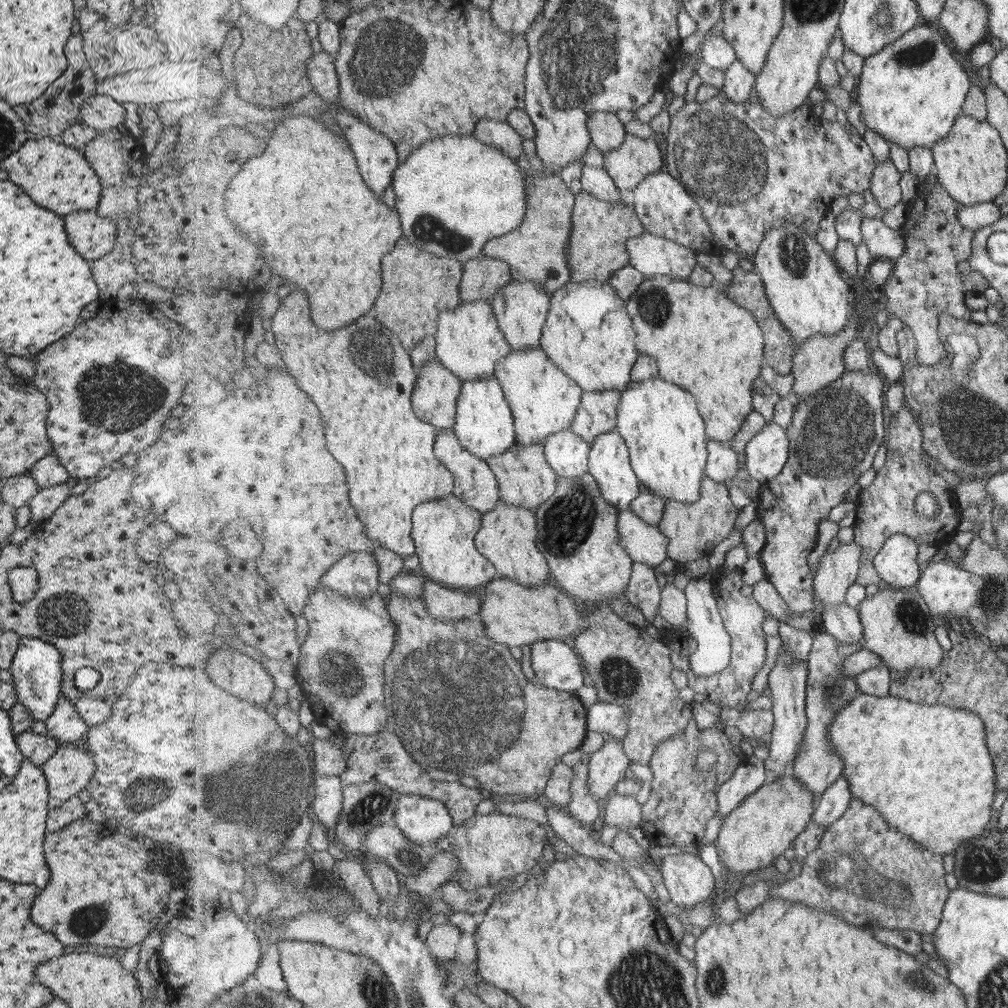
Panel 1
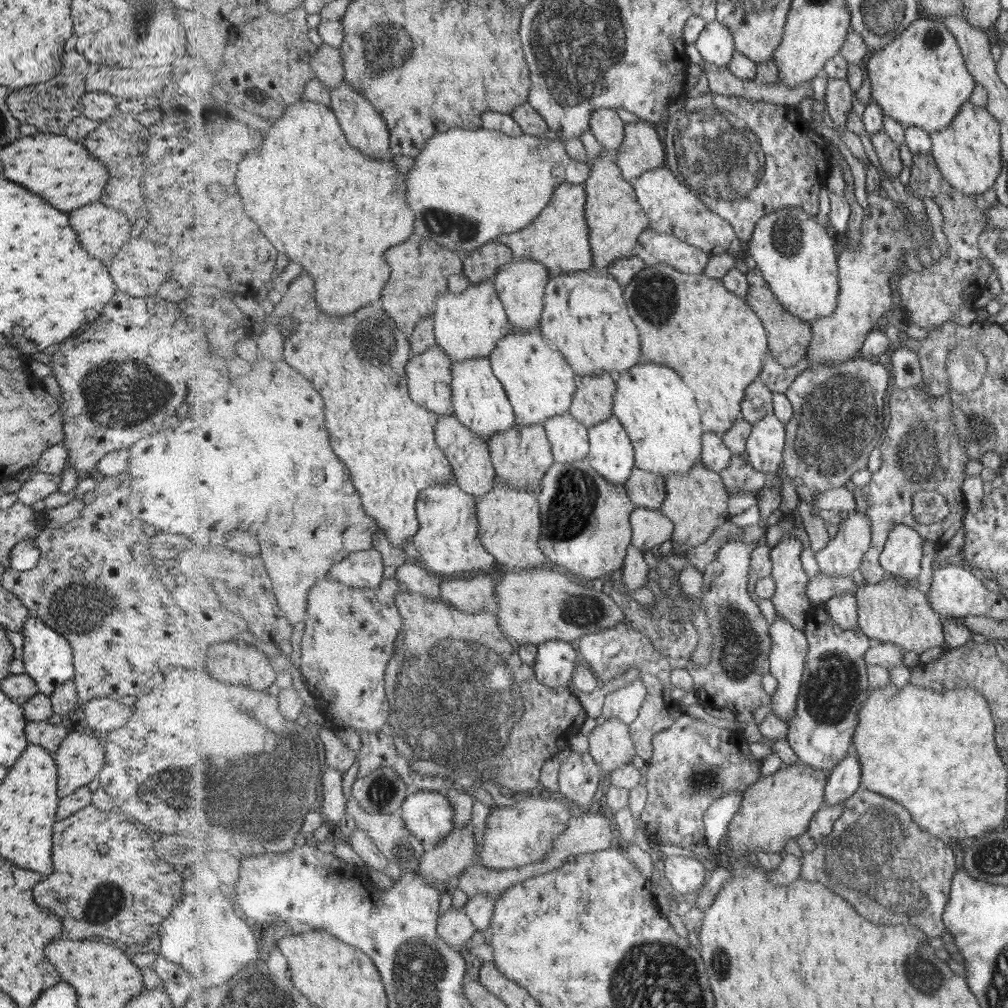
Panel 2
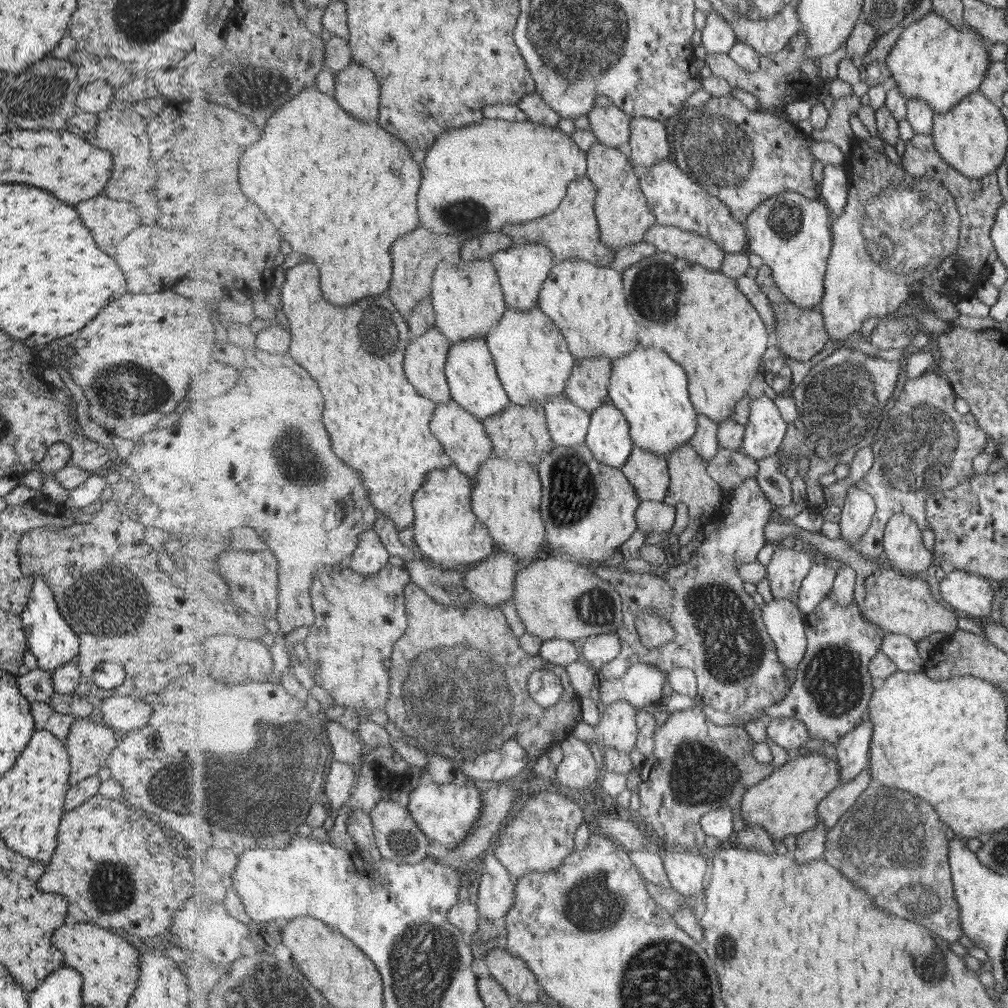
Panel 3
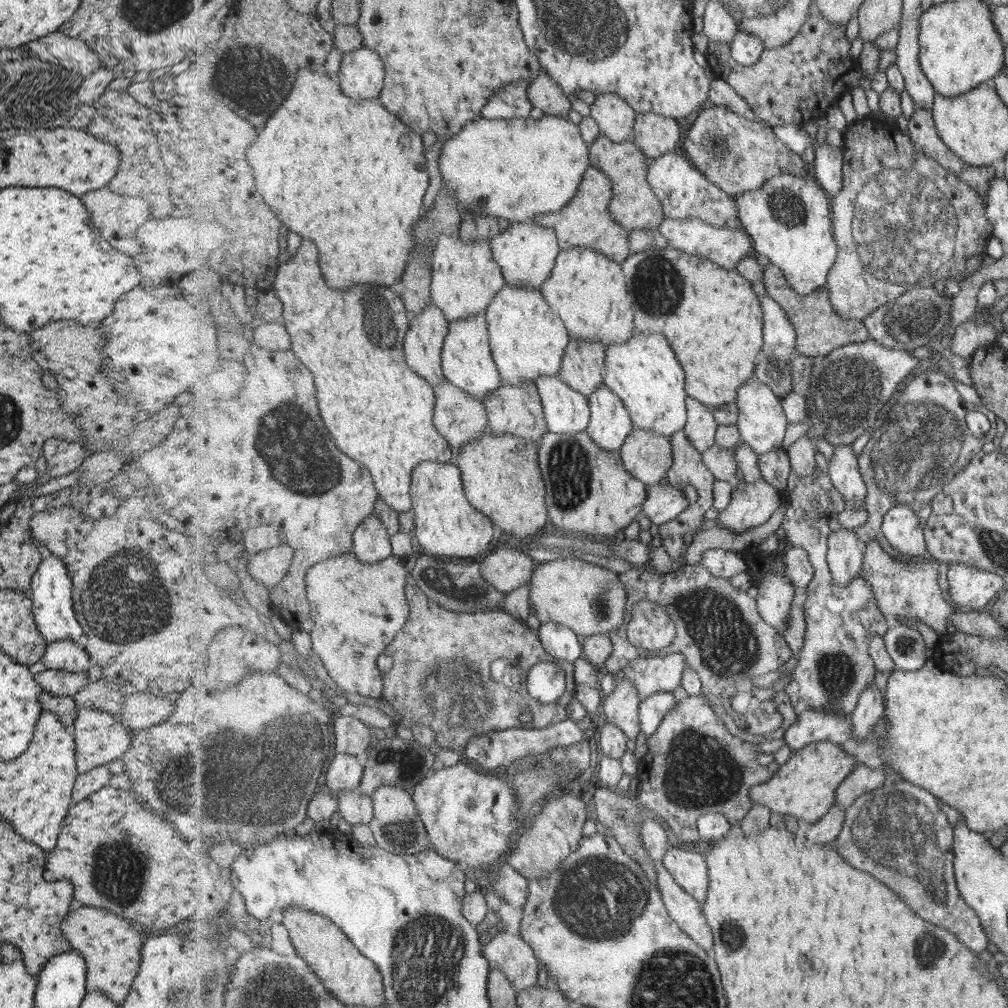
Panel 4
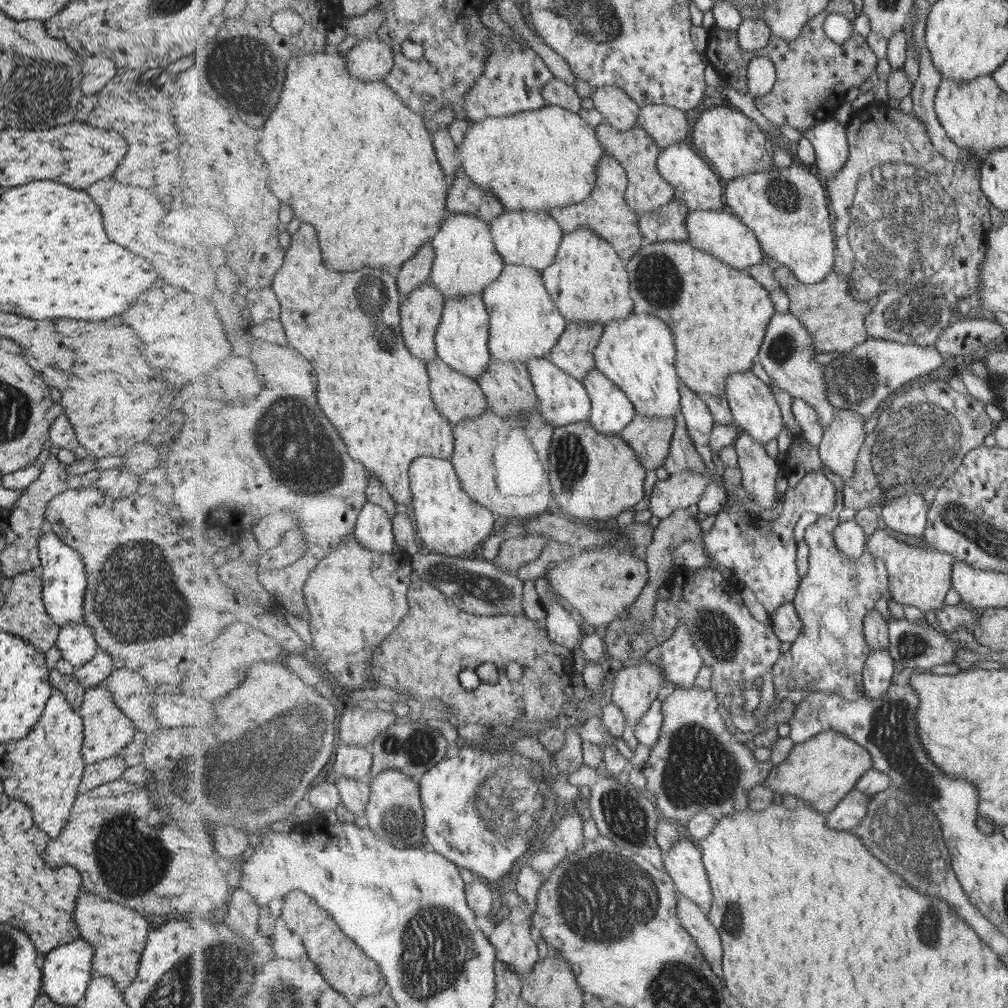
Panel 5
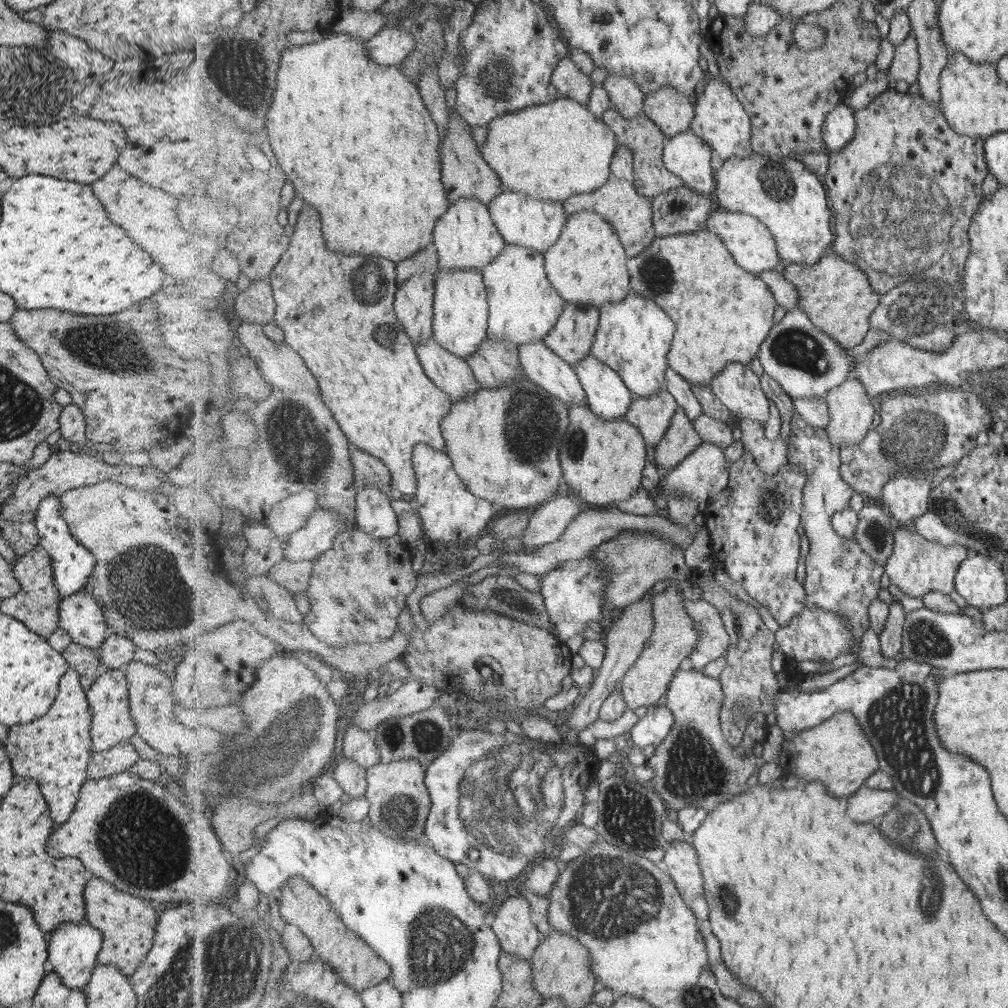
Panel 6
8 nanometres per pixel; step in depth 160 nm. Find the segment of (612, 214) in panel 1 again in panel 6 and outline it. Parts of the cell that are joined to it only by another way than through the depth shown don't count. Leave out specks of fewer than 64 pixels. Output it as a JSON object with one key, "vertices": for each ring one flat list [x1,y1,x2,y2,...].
{"vertices":[[613,106,605,112,603,120,616,132,619,145,627,146,629,150,633,150,637,192,654,199,658,194,663,194,667,190,685,186,683,178,669,172,665,162,663,162,667,136,652,118,643,113,628,119,621,114,619,109]]}

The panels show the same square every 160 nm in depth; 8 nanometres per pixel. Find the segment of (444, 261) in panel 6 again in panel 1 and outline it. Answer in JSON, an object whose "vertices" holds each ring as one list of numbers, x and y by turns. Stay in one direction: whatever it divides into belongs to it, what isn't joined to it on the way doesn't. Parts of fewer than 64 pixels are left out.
{"vertices":[[491,300,461,302,456,309,444,310,439,317,436,337,436,356,463,382,495,377,497,365,512,351,501,330]]}

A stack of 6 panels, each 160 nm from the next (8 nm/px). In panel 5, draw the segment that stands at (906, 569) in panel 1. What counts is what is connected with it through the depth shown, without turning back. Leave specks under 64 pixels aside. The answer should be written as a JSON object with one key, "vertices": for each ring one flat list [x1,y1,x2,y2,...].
{"vertices":[[907,491,883,506,881,511,883,527,907,536,921,536,925,534,927,526,927,512,929,507,923,493]]}

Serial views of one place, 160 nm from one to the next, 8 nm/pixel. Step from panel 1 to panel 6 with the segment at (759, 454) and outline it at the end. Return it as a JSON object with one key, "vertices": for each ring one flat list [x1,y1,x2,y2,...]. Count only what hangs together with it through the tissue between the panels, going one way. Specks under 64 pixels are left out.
{"vertices":[[729,363,710,382,713,392,737,418,765,423,771,416,769,398,765,396,763,376,757,376,751,365]]}

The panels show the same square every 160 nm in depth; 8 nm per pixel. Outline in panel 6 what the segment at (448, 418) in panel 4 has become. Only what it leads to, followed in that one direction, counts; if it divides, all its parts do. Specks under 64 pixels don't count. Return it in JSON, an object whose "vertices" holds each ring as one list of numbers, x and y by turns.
{"vertices":[[434,337,417,346,416,353,429,378,449,393,453,403,482,388,468,361,441,346]]}

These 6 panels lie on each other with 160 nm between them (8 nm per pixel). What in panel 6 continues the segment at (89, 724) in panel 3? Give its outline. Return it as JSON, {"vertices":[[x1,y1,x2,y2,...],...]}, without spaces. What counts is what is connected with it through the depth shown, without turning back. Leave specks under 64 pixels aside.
{"vertices":[[122,668,103,671,85,694,87,706,91,711,90,737,92,752,101,752,128,740,136,732,127,702,128,682]]}

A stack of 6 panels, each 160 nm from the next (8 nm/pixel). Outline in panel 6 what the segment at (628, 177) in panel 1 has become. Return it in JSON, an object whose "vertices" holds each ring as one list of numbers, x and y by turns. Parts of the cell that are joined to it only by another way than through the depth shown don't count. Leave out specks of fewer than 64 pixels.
{"vertices":[[671,85,646,95,643,112,661,127,667,138,688,131,696,117,689,95]]}

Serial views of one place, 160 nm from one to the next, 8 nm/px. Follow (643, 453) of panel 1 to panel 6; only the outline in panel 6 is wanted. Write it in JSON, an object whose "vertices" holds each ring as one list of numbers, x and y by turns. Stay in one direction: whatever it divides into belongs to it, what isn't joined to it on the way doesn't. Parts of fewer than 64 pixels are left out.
{"vertices":[[632,290,624,301,608,302,599,309,601,323,596,332,591,354,613,367,636,396,648,397,665,389,666,370,669,368,668,354,676,333,675,322,669,318,669,314,655,300]]}

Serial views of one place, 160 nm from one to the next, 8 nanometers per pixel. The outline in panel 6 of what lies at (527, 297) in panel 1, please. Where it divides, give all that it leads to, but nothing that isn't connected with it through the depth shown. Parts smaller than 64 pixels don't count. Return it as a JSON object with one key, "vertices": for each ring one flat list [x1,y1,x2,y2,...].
{"vertices":[[507,188,490,202,489,208,493,222,496,223,507,243,526,246,541,251,543,254,552,248,554,242,557,242,568,222,563,201,536,199]]}

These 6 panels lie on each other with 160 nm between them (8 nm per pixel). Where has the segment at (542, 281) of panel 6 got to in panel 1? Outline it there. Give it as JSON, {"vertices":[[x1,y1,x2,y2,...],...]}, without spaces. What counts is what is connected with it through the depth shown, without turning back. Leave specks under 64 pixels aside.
{"vertices":[[543,350,512,351,497,365,495,376,504,387,516,418,516,438,519,445,545,444,547,437,555,432,571,429,580,408,584,390]]}

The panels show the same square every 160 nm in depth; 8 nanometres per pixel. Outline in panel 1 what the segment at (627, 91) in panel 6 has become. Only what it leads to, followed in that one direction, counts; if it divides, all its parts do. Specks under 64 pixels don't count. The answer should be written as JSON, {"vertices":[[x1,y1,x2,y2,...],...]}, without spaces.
{"vertices":[[595,111,588,120,592,142,603,153,619,149,623,145,627,133,624,123,616,113]]}

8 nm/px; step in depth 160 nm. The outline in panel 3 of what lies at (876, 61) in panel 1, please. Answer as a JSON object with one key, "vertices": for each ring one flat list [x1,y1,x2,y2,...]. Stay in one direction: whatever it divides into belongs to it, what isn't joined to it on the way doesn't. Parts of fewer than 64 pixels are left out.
{"vertices":[[931,10,916,21,912,20,901,33,897,44,888,58,888,68,891,72,889,81,897,82,904,97,909,99,923,99,929,102,935,113,948,113,965,97,979,91,984,84,988,68,991,65,989,42,971,25,965,24,964,29,957,29,941,13]]}

